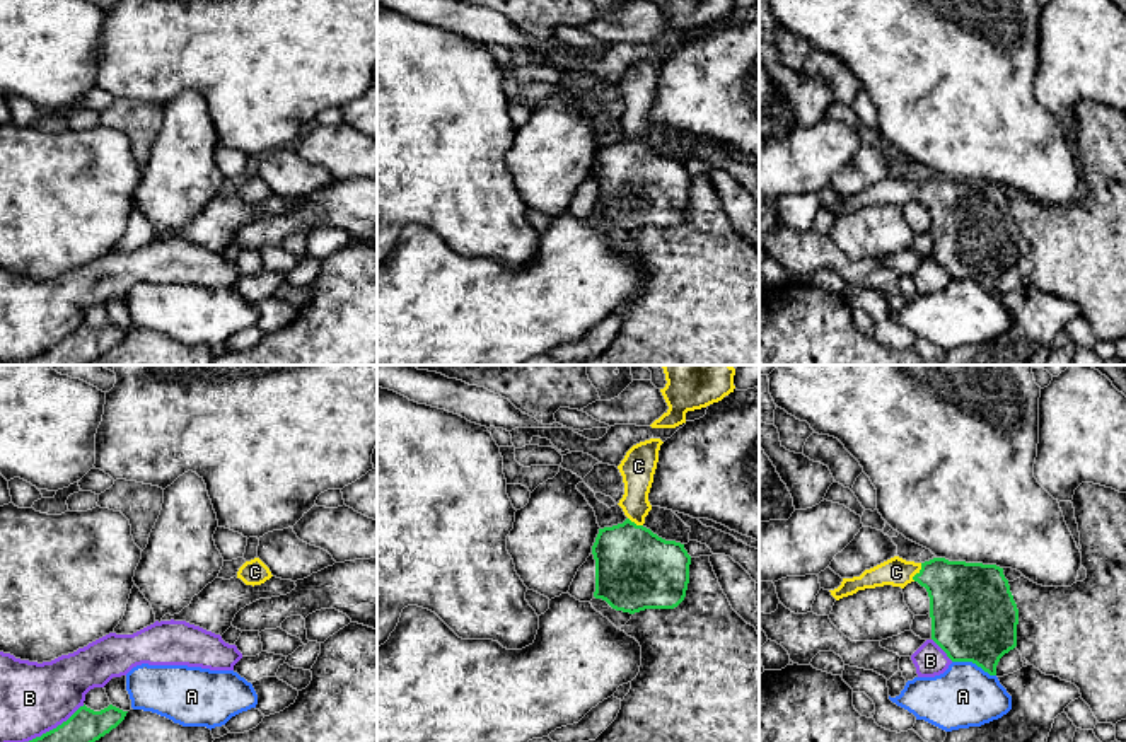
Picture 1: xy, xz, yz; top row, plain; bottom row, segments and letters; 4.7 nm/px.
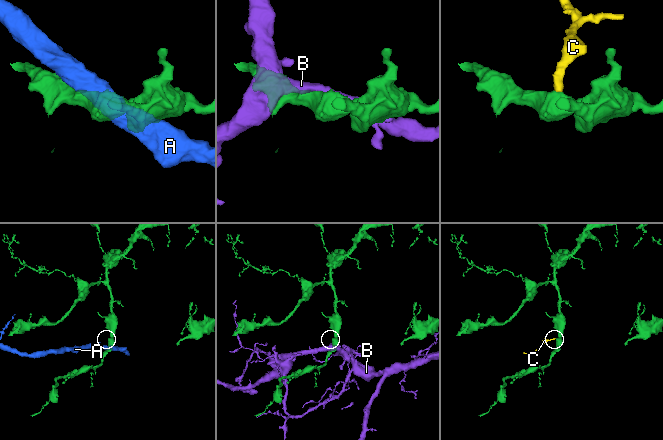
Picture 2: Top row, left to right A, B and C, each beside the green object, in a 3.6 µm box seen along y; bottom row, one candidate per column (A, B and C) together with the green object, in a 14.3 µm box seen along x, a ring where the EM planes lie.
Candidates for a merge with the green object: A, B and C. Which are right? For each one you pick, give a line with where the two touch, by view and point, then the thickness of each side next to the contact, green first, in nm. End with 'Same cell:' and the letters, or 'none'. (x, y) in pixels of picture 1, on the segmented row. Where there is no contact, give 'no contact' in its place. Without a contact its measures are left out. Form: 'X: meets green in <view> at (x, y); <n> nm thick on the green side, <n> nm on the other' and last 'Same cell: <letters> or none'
C: meets green in yz at (920, 572); 340 nm thick on the green side, 140 nm on the other
Same cell: C

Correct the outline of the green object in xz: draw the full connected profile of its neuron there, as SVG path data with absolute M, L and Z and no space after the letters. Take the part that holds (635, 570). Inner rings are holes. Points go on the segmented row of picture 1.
M650 438L626 452L618 466L624 483L618 505L628 519L599 529L592 546L594 597L630 614L677 607L689 583L691 556L684 544L665 541L643 525L652 510L648 493L662 443L660 438Z

